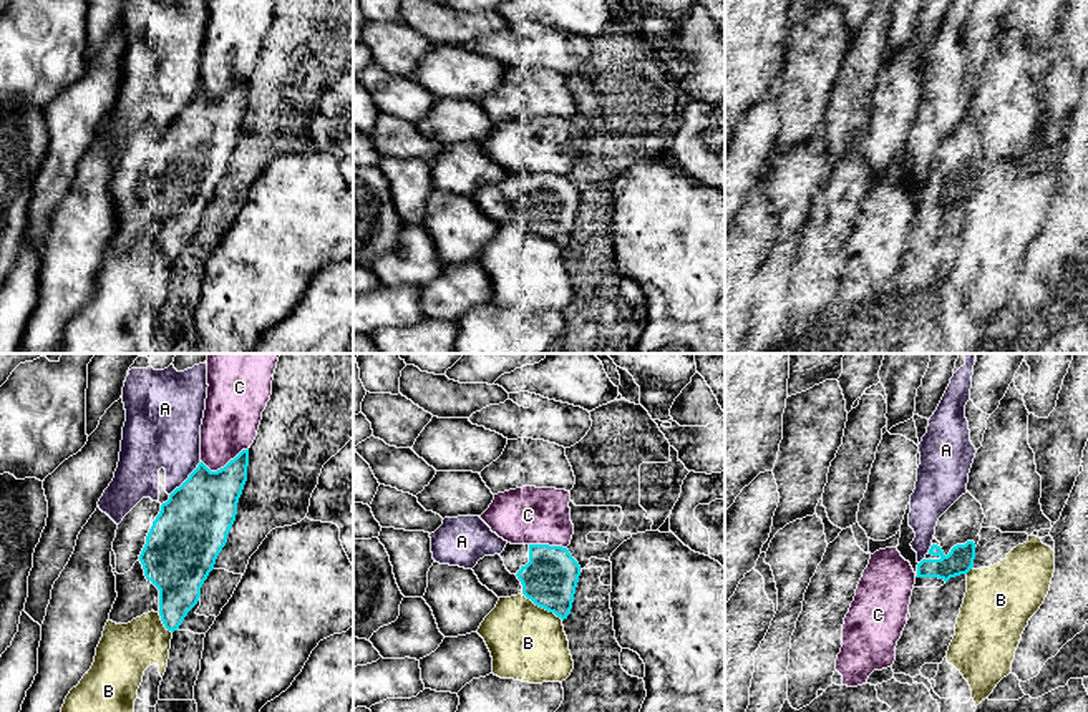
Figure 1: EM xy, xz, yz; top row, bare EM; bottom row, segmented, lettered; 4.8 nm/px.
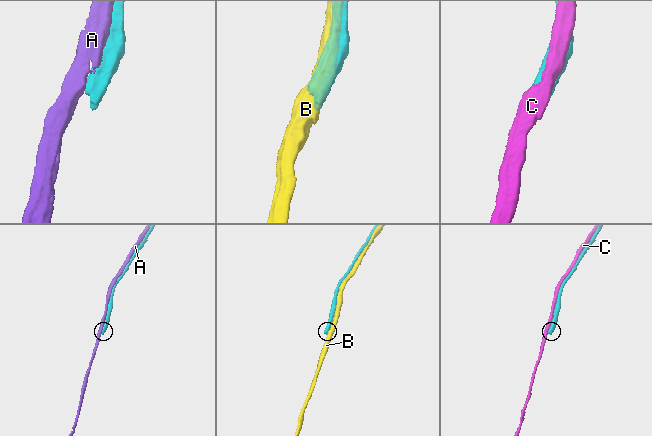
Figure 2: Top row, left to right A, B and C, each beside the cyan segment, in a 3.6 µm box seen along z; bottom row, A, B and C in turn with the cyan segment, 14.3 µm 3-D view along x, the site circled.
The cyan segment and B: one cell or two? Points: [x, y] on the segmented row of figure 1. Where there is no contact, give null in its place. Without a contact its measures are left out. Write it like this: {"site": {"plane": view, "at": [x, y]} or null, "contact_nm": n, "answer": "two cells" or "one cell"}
{"site": {"plane": "xz", "at": [543, 608]}, "contact_nm": 240, "answer": "two cells"}

